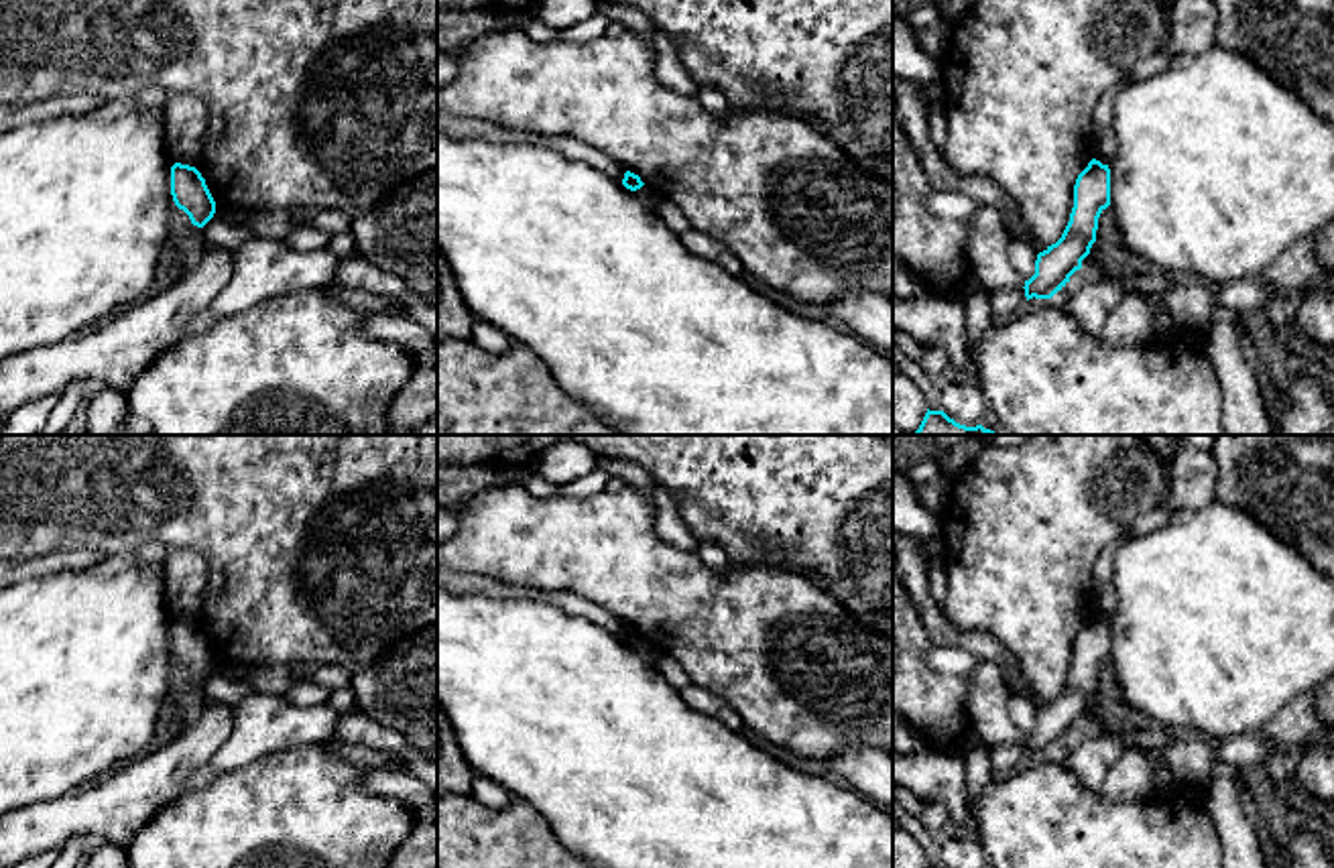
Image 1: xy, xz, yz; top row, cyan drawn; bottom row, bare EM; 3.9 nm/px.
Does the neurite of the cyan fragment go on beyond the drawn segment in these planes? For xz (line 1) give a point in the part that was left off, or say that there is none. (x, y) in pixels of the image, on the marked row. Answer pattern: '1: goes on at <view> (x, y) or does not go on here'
1: does not go on here

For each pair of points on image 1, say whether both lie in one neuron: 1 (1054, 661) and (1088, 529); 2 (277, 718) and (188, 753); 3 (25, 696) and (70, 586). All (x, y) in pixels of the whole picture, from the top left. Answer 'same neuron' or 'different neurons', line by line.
1: same neuron
2: different neurons
3: same neuron

